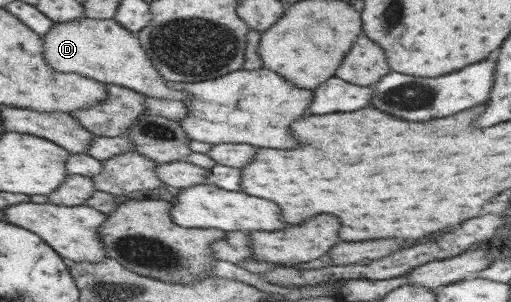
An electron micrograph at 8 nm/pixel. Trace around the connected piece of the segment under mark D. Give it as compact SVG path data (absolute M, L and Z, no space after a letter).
M82 17L66 22L52 23L48 33L42 35L41 38L44 62L56 72L73 73L74 76L86 77L102 84L129 88L145 97L176 99L182 102L190 97L184 90L169 85L162 76L158 76L156 68L152 66L152 60L148 60L148 54L140 46L136 34L122 28L113 18L98 20Z

